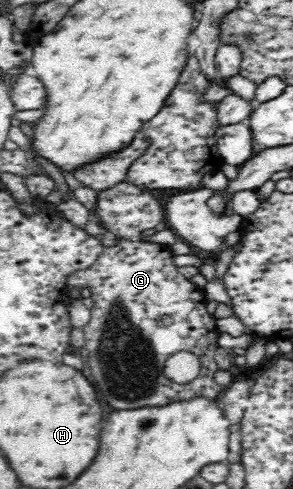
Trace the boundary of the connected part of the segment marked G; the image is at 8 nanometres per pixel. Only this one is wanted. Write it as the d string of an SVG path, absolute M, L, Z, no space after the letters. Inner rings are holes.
M121 180L96 193L93 216L110 234L115 234L116 242L112 246L104 247L100 258L92 266L67 274L65 287L67 291L88 288L91 292L94 301L91 317L81 330L86 339L84 348L88 352L87 363L92 370L92 378L106 402L114 408L128 410L140 406L160 406L172 399L188 399L194 396L221 397L225 388L214 381L214 373L218 370L214 356L220 348L217 342L220 332L216 317L206 309L204 289L178 271L179 266L174 263L175 254L170 246L144 238L165 219L160 198L150 194L149 189ZM178 352L190 352L200 360L198 376L188 384L177 384L164 374L166 360Z

